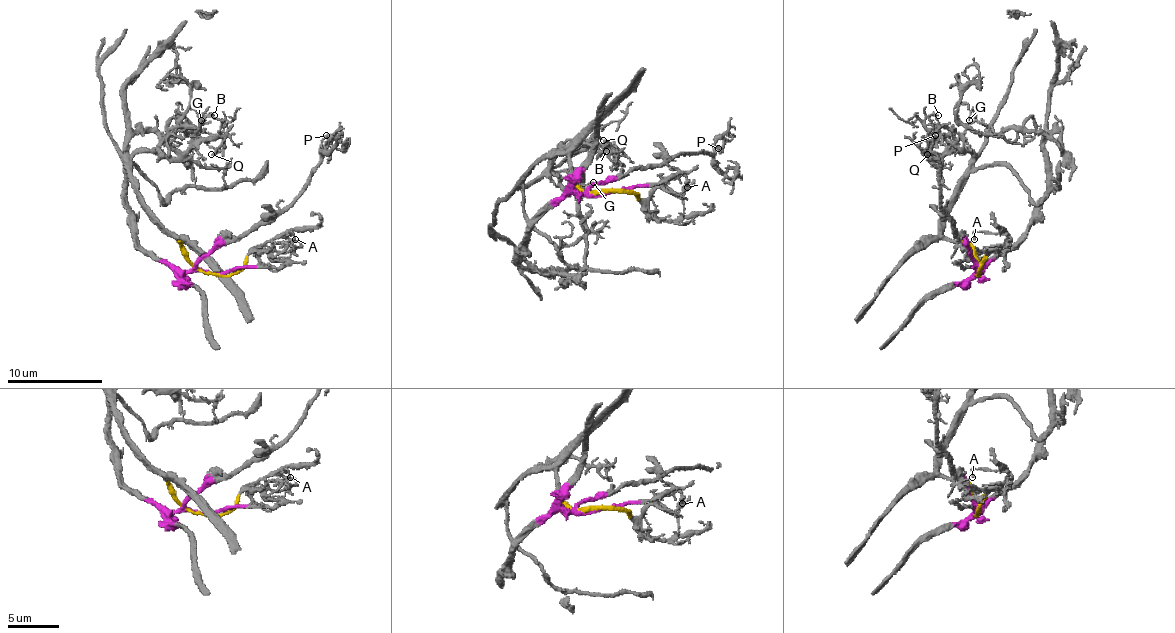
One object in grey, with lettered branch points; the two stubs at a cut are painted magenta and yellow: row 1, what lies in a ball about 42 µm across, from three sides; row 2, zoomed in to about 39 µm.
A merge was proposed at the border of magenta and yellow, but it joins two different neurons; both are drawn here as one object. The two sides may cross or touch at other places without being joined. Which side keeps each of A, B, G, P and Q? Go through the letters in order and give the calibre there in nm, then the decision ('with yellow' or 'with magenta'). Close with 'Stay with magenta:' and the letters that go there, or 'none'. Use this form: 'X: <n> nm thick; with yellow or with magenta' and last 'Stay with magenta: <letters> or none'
A: 100 nm thick; with yellow
B: 110 nm thick; with yellow
G: 170 nm thick; with magenta
P: 170 nm thick; with magenta
Q: 100 nm thick; with yellow
Stay with magenta: G, P

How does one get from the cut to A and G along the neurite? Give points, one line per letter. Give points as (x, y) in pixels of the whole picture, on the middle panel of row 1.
A: (599, 192), (635, 194), (652, 213), (668, 221), (683, 211), (683, 189), (687, 187)
G: (599, 194), (566, 194), (528, 230), (516, 259), (578, 275), (582, 216), (568, 182), (592, 182)

